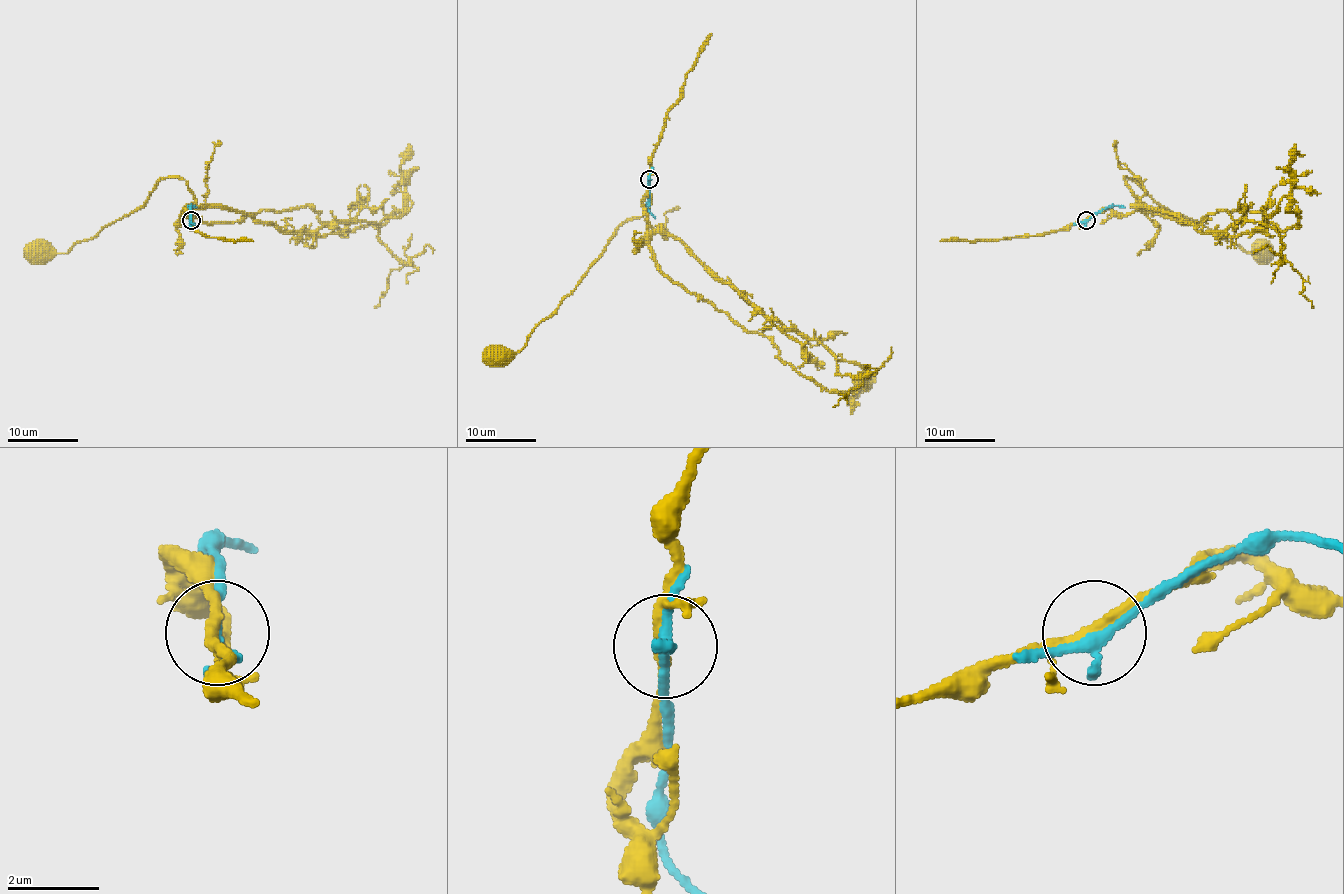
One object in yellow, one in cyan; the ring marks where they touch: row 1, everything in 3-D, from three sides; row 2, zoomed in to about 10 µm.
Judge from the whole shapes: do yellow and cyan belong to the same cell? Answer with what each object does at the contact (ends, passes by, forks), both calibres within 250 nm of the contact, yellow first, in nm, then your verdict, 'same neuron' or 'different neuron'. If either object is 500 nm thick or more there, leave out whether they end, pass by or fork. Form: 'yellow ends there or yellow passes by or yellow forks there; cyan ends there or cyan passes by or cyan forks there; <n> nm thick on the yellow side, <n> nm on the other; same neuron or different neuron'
yellow forks there; cyan passes by; 190 nm thick on the yellow side, 240 nm on the other; different neuron

